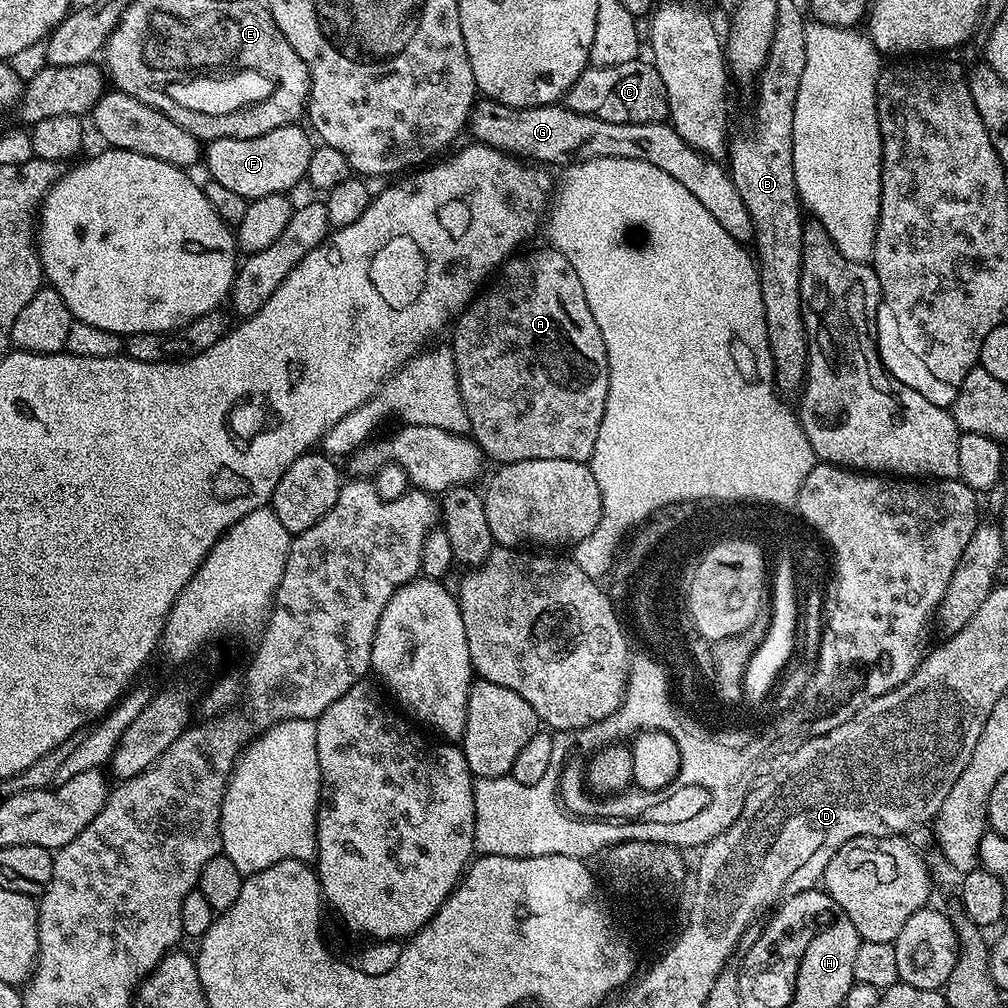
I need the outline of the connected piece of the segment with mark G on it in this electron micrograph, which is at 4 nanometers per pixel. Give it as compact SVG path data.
M484 98L473 107L467 127L470 132L472 128L471 139L475 143L544 166L594 158L634 158L638 162L650 162L650 166L658 166L658 170L682 182L684 189L694 194L694 198L698 198L698 202L714 214L716 226L724 228L726 234L730 234L741 246L747 245L747 240L749 243L756 235L750 210L746 210L746 202L742 202L742 194L738 194L727 167L713 157L694 150L694 146L687 144L671 123L663 120L602 122L602 118L578 114L560 102L515 108Z

